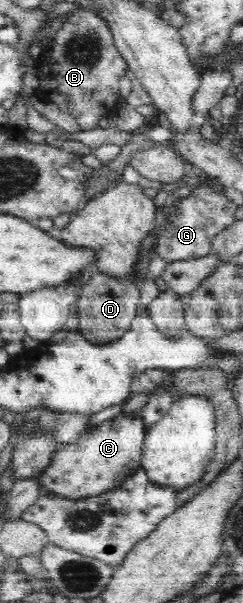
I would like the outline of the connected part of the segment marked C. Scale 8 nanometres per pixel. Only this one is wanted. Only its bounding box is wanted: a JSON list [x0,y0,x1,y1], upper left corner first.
[38,413,146,500]

